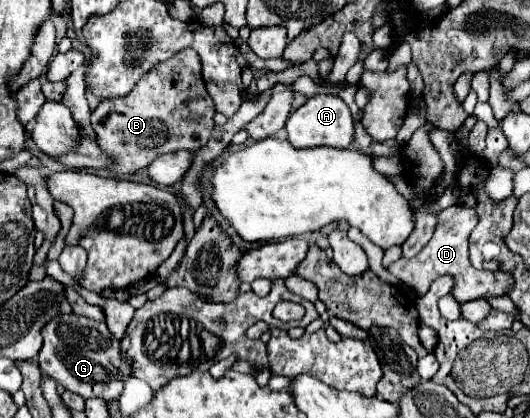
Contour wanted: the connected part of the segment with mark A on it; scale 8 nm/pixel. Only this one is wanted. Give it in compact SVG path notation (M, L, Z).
M314 95L310 97L300 109L294 109L286 121L286 131L288 131L288 141L294 147L336 147L336 149L348 149L352 137L354 137L354 127L352 127L352 115L348 105L338 97L338 95Z

